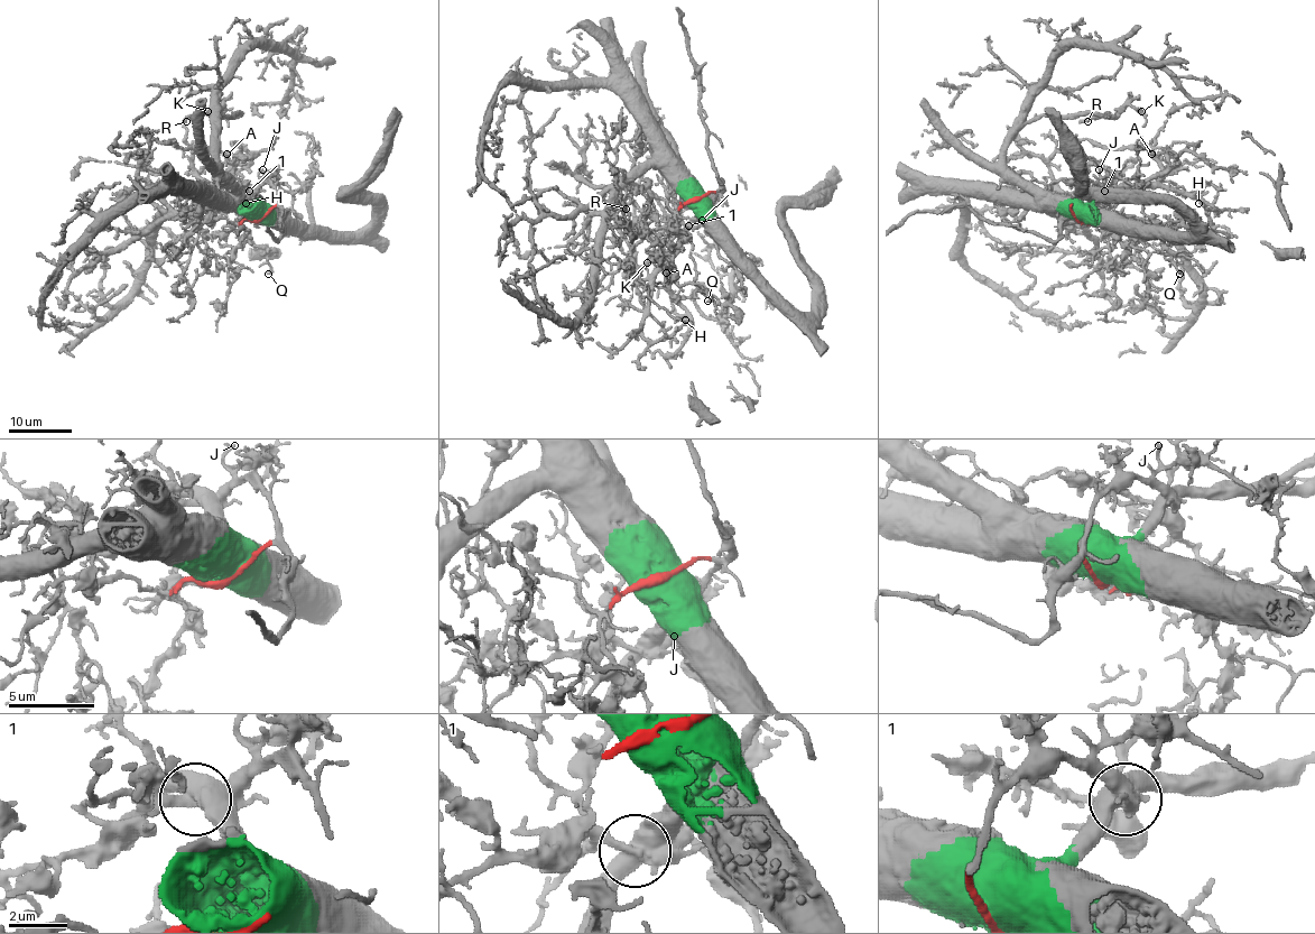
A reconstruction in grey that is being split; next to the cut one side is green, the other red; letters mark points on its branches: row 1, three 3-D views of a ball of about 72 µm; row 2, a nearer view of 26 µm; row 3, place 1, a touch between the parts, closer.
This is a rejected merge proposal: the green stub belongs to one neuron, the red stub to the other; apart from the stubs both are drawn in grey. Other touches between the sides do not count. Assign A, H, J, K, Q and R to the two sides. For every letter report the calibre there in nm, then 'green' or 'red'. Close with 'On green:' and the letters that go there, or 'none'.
A: 240 nm thick; green
H: 280 nm thick; green
J: 200 nm thick; red
K: 190 nm thick; green
Q: 280 nm thick; red
R: 220 nm thick; green
On green: A, H, K, R

